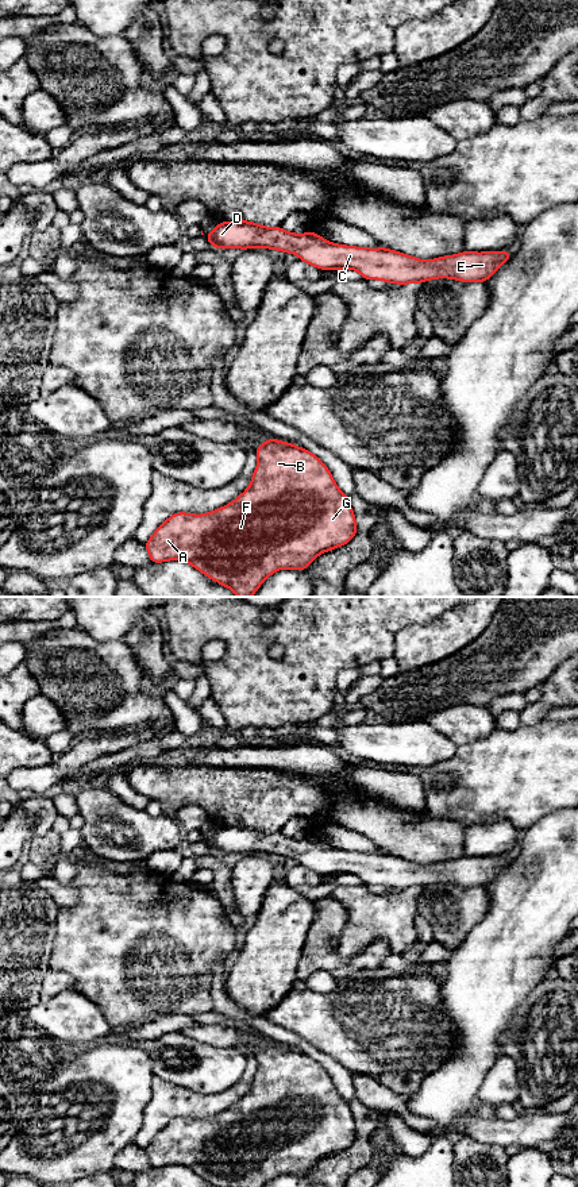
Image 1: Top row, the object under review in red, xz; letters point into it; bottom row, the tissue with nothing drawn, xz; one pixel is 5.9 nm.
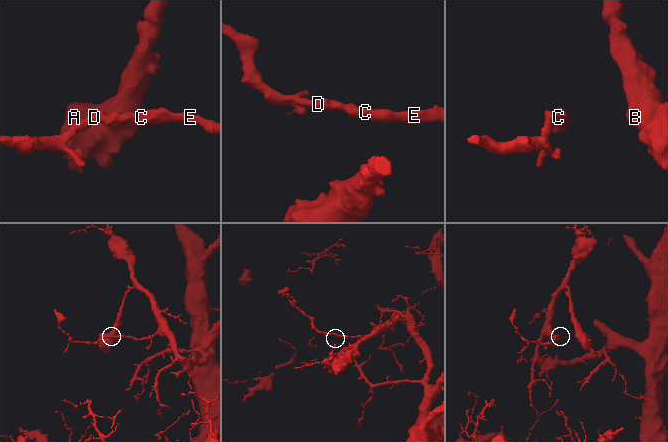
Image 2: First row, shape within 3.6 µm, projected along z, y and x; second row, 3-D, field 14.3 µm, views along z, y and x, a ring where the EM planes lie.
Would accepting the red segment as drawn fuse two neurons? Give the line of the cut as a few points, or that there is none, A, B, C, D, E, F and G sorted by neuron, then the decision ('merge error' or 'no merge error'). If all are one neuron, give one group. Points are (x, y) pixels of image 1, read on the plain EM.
no cut | A B C D E F G | no merge error

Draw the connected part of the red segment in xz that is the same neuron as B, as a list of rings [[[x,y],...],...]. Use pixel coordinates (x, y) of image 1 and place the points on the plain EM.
[[[277,1044],[265,1045],[254,1057],[258,1068],[251,1087],[232,1107],[204,1119],[174,1118],[155,1134],[144,1148],[153,1168],[184,1165],[215,1187],[265,1187],[277,1175],[304,1176],[320,1159],[347,1149],[357,1140],[348,1102],[316,1060]]]

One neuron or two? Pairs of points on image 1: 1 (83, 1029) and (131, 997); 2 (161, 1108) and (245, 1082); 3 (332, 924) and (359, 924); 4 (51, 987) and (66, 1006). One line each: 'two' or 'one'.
1: two
2: one
3: two
4: two

